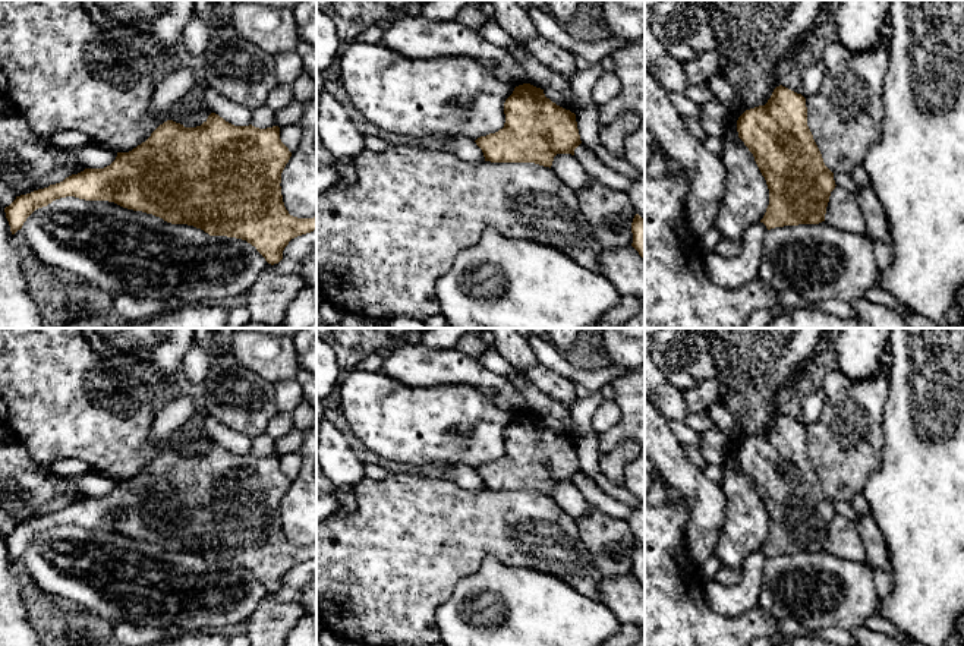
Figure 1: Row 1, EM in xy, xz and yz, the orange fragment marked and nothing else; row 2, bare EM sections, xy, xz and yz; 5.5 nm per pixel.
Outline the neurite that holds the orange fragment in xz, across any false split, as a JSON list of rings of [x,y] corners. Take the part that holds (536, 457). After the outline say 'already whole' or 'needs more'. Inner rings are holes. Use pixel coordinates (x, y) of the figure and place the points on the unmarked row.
[[[530,412],[514,416],[504,431],[505,451],[495,461],[478,466],[475,470],[482,478],[485,489],[491,491],[535,491],[552,494],[557,482],[571,482],[582,472],[576,442],[545,425],[544,417]]] | already whole

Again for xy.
[[[215,441],[196,456],[167,448],[132,479],[117,480],[110,494],[85,497],[60,511],[16,524],[4,541],[15,563],[35,538],[56,527],[75,524],[108,529],[171,552],[193,554],[210,564],[246,568],[274,593],[283,587],[283,579],[292,567],[316,558],[316,545],[297,546],[284,535],[280,511],[290,485],[278,454],[234,454]]] | already whole

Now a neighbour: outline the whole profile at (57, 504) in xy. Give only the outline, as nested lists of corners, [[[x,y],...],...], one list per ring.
[[[59,497],[53,500],[50,504],[44,505],[31,520],[48,516],[50,513],[60,511],[69,504],[72,504],[72,501],[67,497]]]

